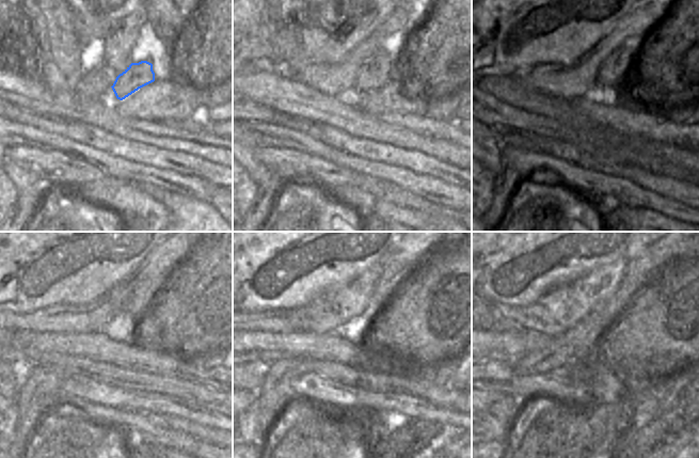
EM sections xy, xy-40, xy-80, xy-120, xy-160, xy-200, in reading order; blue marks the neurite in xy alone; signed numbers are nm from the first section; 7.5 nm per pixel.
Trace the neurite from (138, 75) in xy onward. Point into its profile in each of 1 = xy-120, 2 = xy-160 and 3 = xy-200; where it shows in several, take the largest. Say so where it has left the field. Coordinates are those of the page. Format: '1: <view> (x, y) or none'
1: xy-120 (139, 303)
2: xy-160 (386, 288)
3: xy-200 (638, 272)

